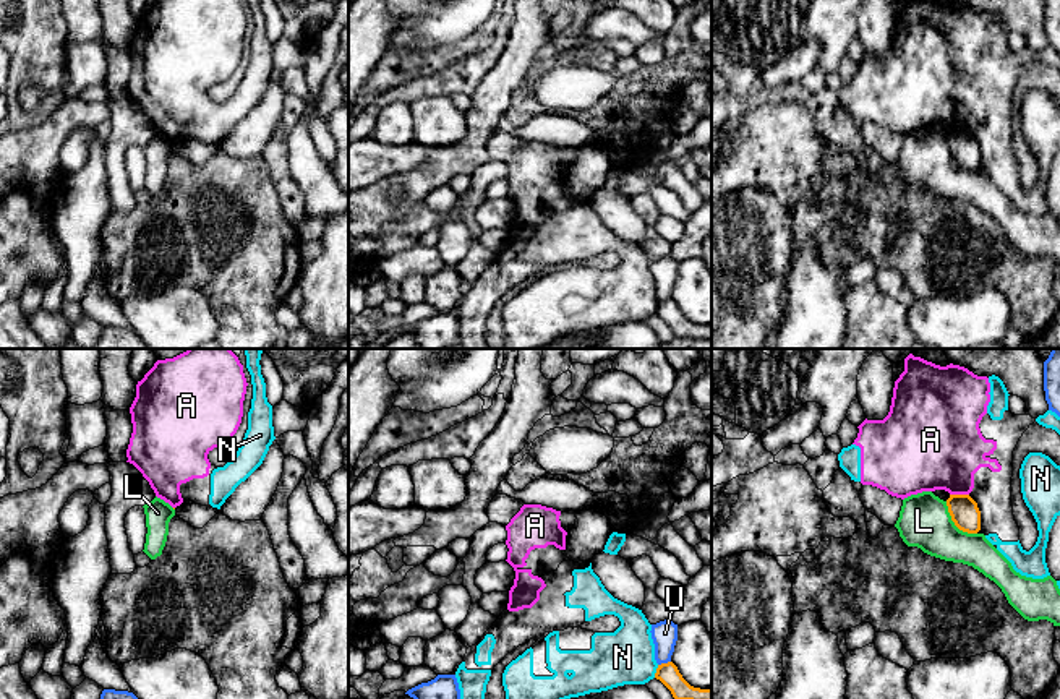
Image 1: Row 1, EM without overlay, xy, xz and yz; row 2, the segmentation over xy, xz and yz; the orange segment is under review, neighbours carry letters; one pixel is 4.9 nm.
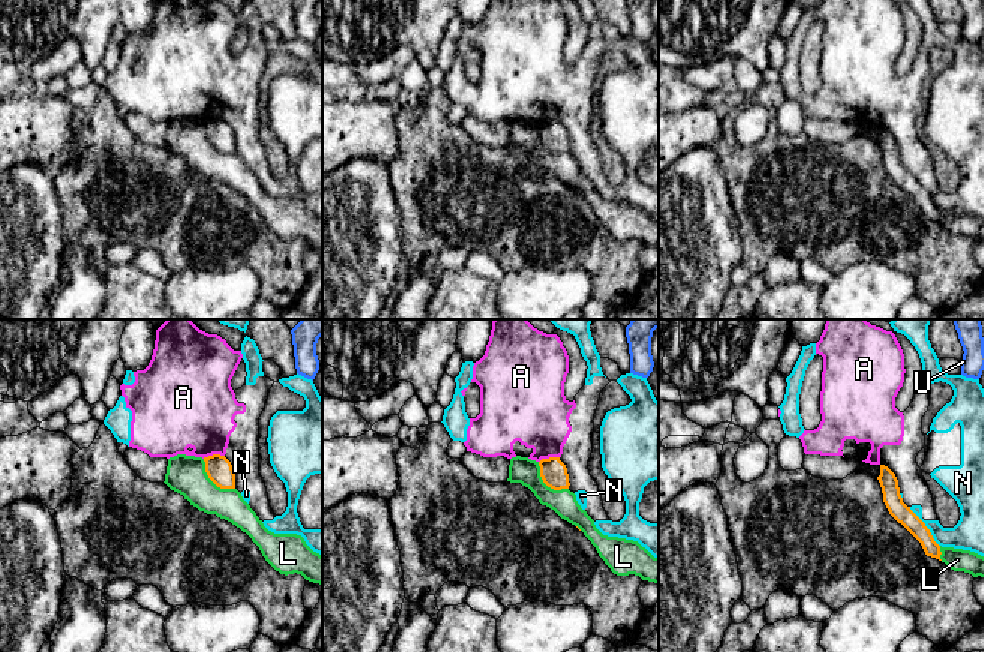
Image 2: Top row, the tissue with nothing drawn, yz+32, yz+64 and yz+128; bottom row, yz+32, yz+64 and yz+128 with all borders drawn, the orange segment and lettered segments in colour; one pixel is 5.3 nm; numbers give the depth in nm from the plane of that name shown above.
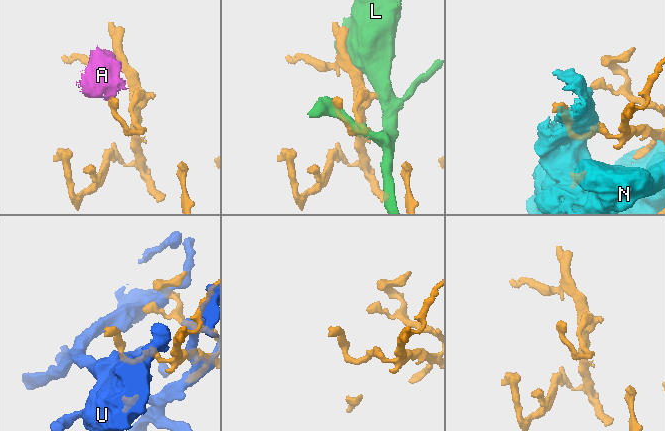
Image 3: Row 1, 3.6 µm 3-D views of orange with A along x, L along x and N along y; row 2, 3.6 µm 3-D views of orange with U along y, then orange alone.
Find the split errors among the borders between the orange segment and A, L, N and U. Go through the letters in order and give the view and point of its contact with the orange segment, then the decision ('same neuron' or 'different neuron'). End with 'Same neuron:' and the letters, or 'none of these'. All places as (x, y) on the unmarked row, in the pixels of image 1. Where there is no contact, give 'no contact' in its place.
A: yz (960, 132) | different neuron
L: yz (955, 161) | different neuron
N: xz (657, 308) | different neuron
U: xz (663, 300) | different neuron
Same neuron: none of these

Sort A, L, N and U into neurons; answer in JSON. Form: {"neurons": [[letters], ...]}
{"neurons": [["A", "N"], ["L"], ["U"]]}

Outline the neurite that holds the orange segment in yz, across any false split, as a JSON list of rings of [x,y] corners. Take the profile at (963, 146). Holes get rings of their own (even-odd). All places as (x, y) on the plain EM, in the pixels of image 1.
[[[950,131],[947,136],[948,149],[955,162],[968,170],[981,167],[981,148],[969,131]]]

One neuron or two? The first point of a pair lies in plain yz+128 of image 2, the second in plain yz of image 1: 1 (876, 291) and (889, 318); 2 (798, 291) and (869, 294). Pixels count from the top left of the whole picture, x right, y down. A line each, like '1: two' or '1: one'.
1: two
2: one

